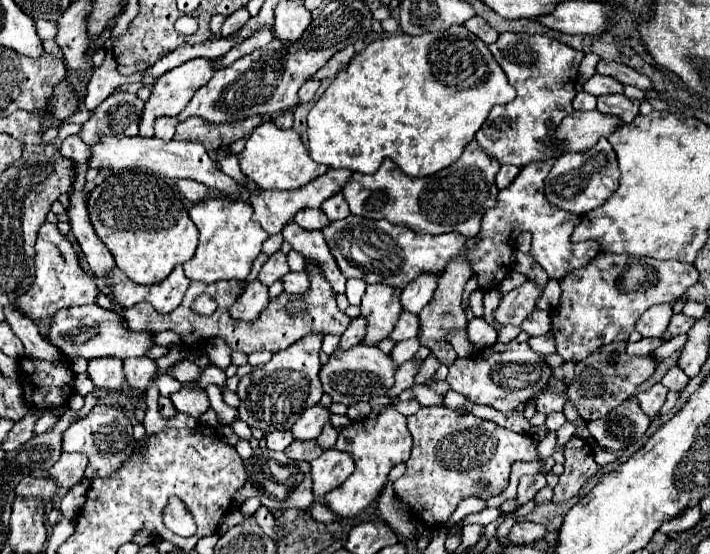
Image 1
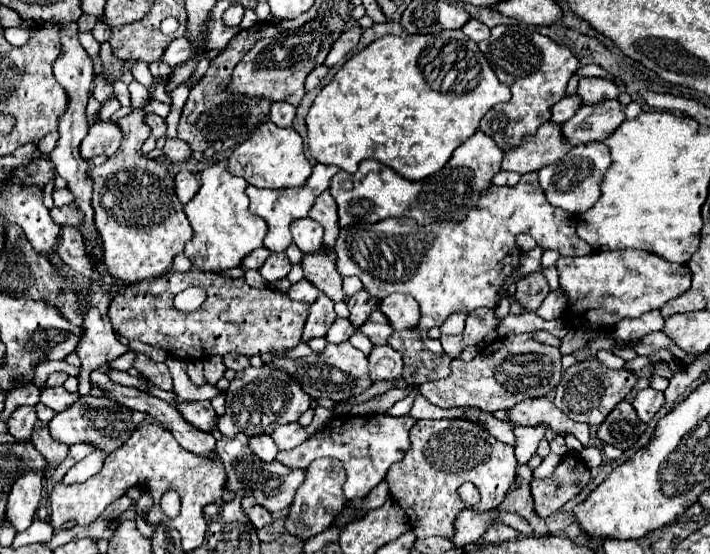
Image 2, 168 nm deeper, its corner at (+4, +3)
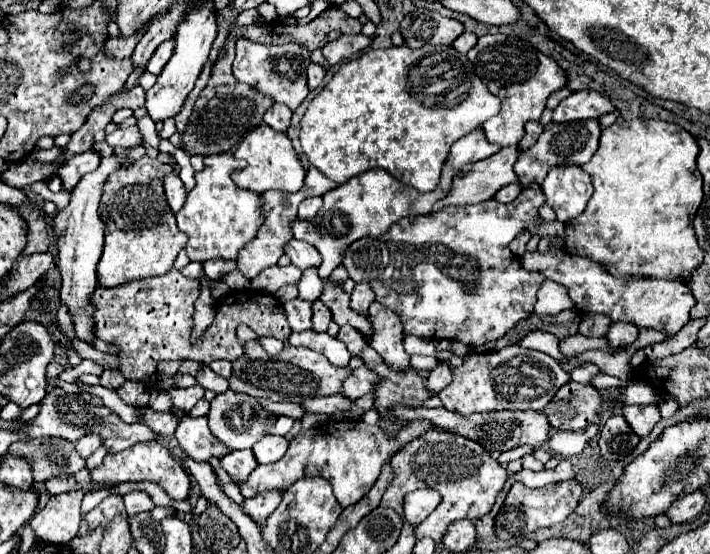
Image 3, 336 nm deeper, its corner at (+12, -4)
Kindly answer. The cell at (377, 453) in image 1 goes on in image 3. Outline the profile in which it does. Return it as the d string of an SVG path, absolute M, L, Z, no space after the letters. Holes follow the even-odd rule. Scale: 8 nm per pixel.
M341 420L328 423L328 432L300 432L296 438L290 440L288 452L284 458L280 458L274 464L260 464L244 484L238 484L240 492L246 498L252 498L256 492L262 490L288 490L296 480L310 476L310 472L316 476L316 470L320 476L324 476L332 488L334 496L340 502L342 508L356 504L378 480L382 464L392 458L394 452L398 452L408 440L424 434L430 430L428 420L414 420L408 424L406 430L398 432L394 438L388 436L384 430L378 426L368 426L362 420Z

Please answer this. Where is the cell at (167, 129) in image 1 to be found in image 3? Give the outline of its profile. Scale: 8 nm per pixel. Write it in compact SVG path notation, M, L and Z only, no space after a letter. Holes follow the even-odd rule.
M130 126L130 128L118 128L114 130L112 134L106 134L106 142L110 146L124 146L124 148L130 148L130 146L136 146L142 142L142 134L138 130L138 126Z

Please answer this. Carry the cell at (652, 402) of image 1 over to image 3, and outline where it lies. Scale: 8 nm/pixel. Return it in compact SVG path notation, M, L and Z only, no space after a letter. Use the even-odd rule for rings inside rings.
M648 404L648 406L624 406L622 414L626 418L626 422L630 424L630 428L638 434L638 436L646 436L652 426L660 420L660 412L656 404Z

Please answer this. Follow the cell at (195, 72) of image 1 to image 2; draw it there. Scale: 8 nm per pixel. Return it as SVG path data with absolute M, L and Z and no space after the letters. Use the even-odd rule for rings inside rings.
M134 109L128 117L118 119L118 127L122 131L118 151L104 165L90 165L88 177L94 185L92 207L108 273L122 283L136 283L170 271L172 259L192 239L192 227L174 193L170 169L156 159L140 155L142 143L150 137L142 109Z

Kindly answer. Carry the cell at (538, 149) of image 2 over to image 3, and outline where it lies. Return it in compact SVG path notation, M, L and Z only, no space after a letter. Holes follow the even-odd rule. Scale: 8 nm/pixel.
M516 144L516 146L506 146L506 148L500 148L500 152L496 152L496 154L490 156L490 158L484 158L484 160L480 160L480 162L474 162L472 166L466 166L466 168L456 176L454 188L452 188L452 192L448 194L448 198L440 200L432 212L440 210L440 208L444 208L444 206L448 206L448 204L470 204L470 202L488 200L488 198L492 198L492 196L496 194L496 190L500 190L502 186L512 184L512 182L518 182L518 176L516 176L516 172L514 172L514 164L516 164L520 152L522 152L522 150L520 150L518 144Z

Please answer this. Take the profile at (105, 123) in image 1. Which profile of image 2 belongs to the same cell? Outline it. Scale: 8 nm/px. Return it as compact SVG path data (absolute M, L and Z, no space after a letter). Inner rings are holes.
M98 121L96 125L92 125L88 129L88 135L84 137L84 141L80 145L80 155L86 161L90 161L96 155L108 155L110 157L120 147L120 139L122 139L122 133L116 127L116 123Z

